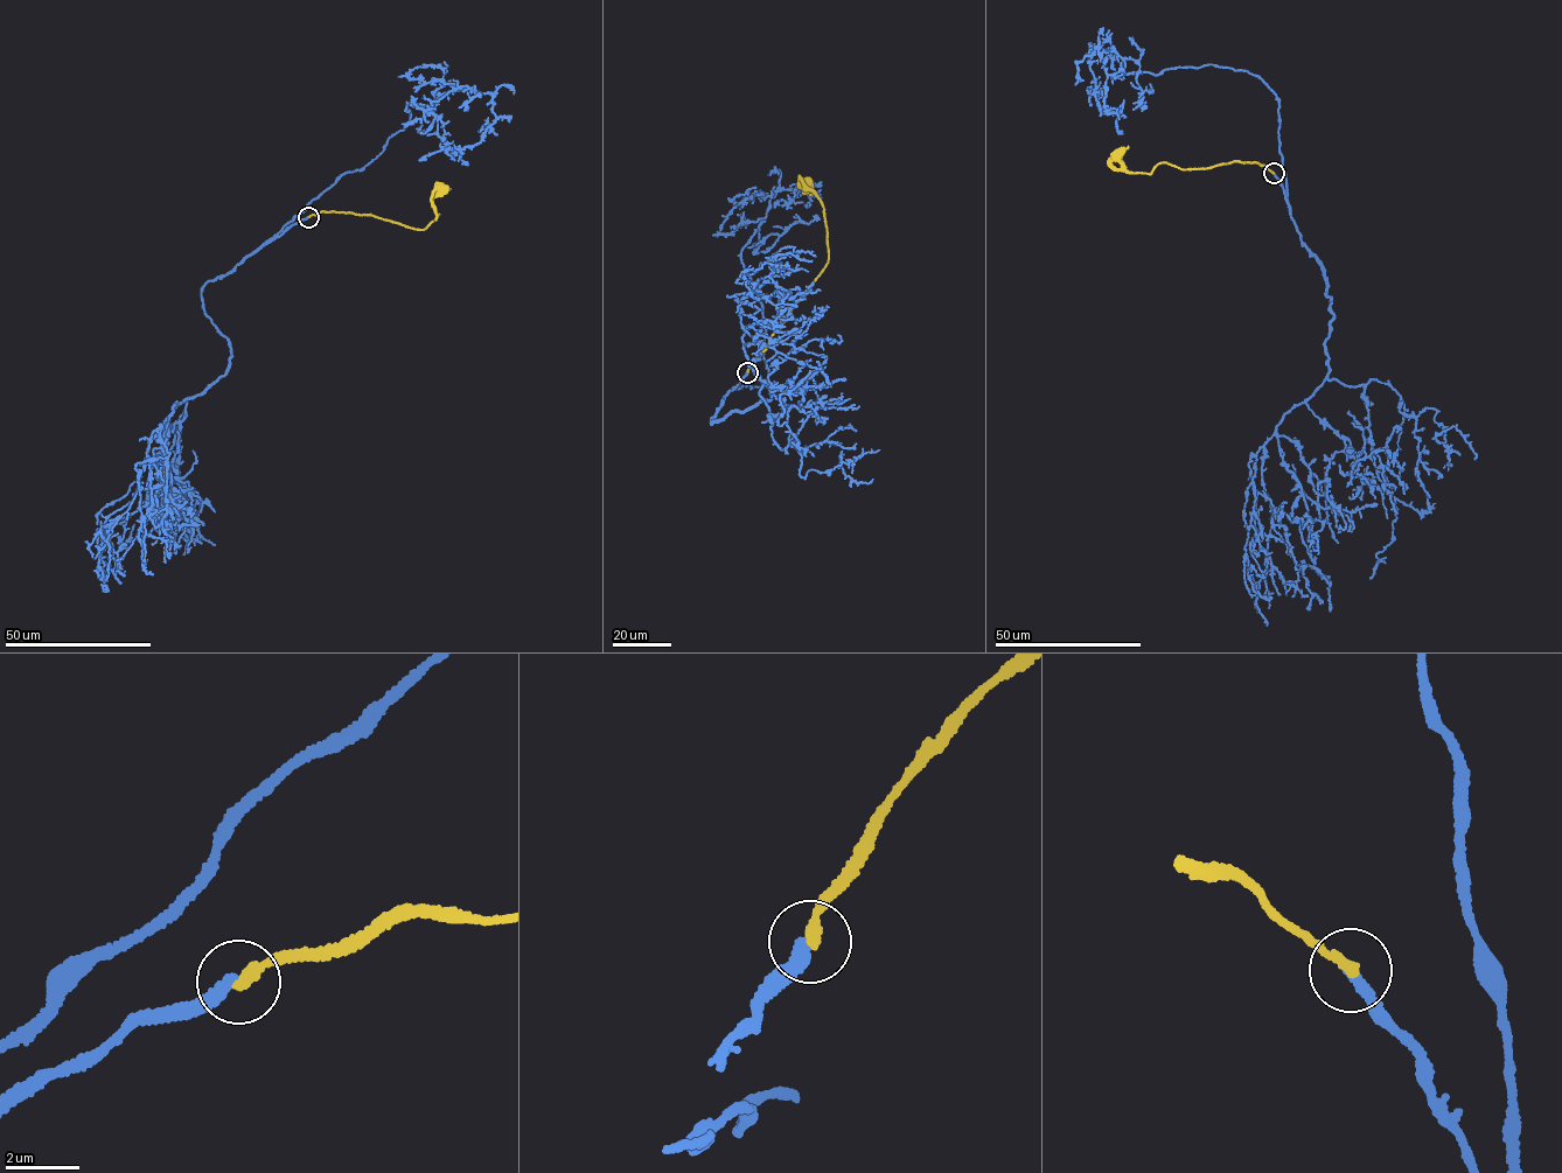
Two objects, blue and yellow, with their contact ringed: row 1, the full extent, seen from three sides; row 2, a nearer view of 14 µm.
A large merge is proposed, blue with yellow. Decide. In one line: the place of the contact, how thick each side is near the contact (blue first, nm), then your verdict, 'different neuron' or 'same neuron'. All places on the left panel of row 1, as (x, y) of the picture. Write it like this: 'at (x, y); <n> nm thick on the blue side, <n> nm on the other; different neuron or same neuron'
at (308, 217); 240 nm thick on the blue side, 300 nm on the other; different neuron

